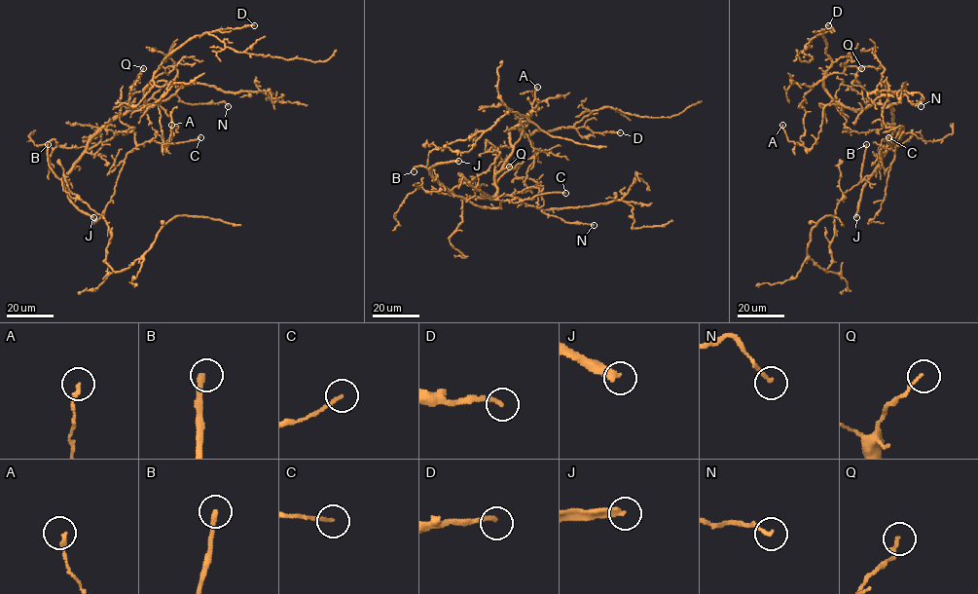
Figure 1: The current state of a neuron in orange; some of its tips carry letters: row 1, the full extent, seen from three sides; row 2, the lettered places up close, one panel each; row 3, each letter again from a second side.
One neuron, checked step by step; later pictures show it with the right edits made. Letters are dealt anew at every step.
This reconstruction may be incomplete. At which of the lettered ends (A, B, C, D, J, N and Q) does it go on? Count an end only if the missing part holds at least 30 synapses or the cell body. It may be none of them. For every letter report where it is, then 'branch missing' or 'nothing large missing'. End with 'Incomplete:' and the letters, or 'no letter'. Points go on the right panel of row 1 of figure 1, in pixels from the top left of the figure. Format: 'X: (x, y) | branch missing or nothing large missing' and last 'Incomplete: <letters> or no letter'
A: (782, 125) | nothing large missing
B: (866, 144) | branch missing
C: (888, 137) | nothing large missing
D: (828, 25) | branch missing
J: (856, 217) | branch missing
N: (921, 106) | nothing large missing
Q: (861, 68) | nothing large missing
Incomplete: B, D, J

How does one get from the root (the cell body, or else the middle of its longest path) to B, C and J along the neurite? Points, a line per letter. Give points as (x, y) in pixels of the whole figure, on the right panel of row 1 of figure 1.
B: (892, 133), (883, 159), (870, 175), (862, 179), (866, 144)
C: (892, 133), (887, 144), (888, 150), (900, 138), (903, 129), (895, 144), (898, 141), (889, 143), (888, 137)
J: (892, 133), (886, 154), (863, 188), (856, 217)

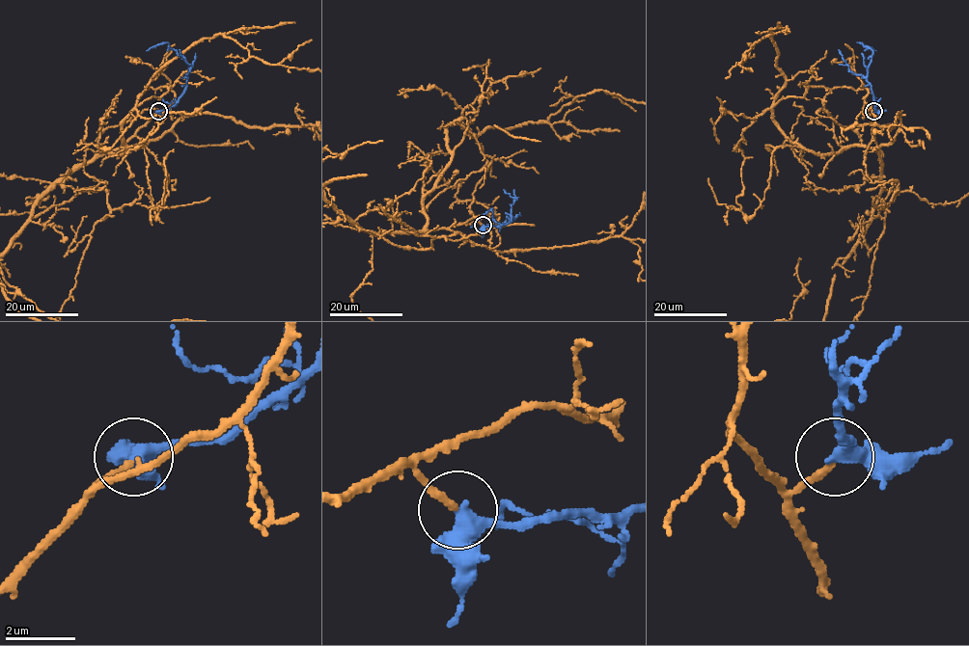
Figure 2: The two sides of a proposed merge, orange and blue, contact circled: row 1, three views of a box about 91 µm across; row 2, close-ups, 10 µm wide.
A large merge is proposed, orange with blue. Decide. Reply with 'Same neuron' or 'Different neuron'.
Same neuron

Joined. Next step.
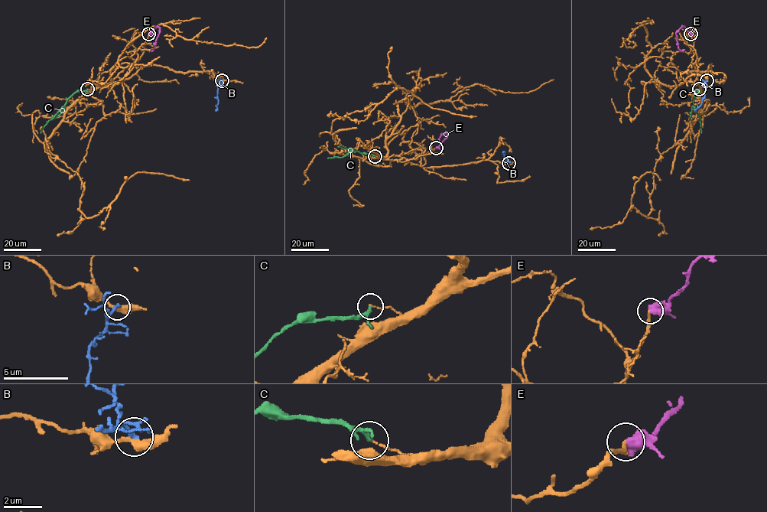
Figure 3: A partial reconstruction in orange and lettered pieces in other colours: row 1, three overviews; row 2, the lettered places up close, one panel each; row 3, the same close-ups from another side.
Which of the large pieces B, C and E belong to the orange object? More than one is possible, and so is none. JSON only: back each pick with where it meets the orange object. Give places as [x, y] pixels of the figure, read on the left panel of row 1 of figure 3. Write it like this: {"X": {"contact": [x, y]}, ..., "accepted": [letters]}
{"accepted": []}

